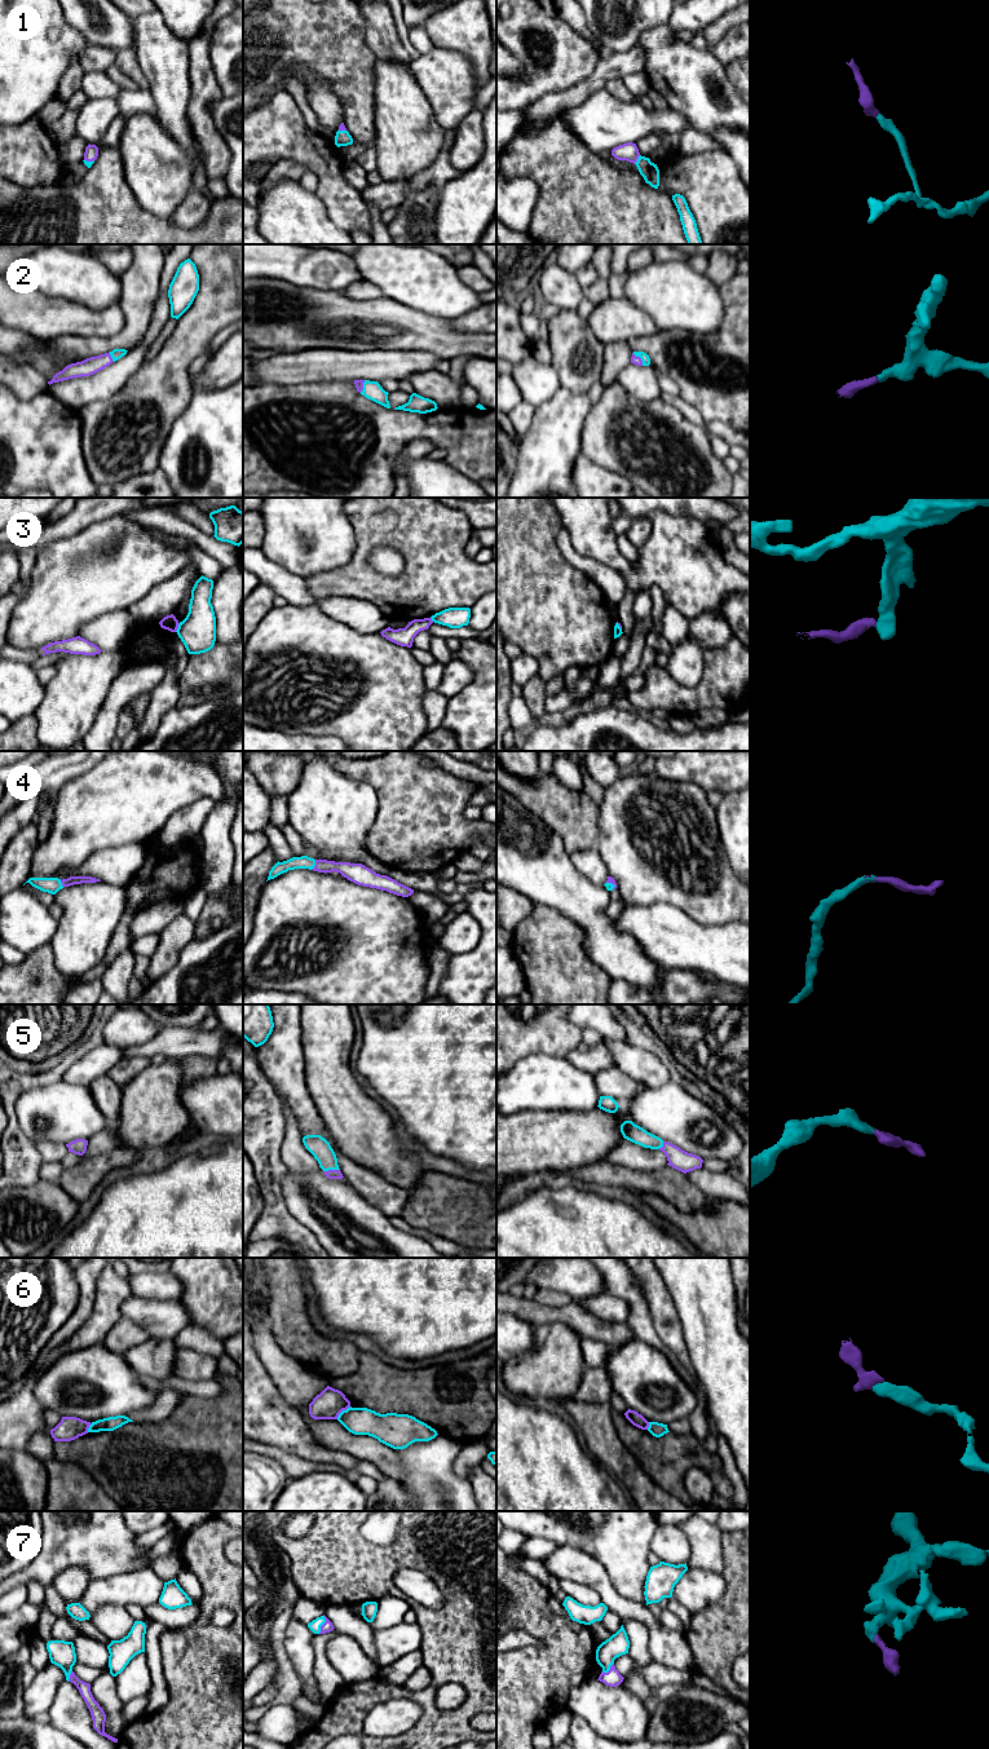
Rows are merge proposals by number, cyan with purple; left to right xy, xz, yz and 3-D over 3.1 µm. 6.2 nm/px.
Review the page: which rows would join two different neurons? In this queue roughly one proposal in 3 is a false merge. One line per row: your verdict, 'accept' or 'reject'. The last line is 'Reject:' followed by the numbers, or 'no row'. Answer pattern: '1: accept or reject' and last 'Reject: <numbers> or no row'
1: accept
2: accept
3: reject
4: accept
5: accept
6: reject
7: accept
Reject: 3, 6

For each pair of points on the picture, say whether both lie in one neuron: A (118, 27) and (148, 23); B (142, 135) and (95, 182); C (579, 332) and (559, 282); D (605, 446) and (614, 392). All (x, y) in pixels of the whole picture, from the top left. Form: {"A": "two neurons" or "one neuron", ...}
{"A": "two neurons", "B": "two neurons", "C": "two neurons", "D": "one neuron"}

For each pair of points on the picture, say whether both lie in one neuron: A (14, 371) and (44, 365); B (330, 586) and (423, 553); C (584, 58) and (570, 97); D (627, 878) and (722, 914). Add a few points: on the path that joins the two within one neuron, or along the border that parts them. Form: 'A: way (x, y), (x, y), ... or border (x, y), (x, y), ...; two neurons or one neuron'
A: border (27, 363), (47, 381); two neurons
B: way (354, 584), (398, 584), (405, 578); one neuron
C: border (597, 62), (578, 83), (547, 95); two neurons
D: way (650, 880), (698, 899); one neuron

